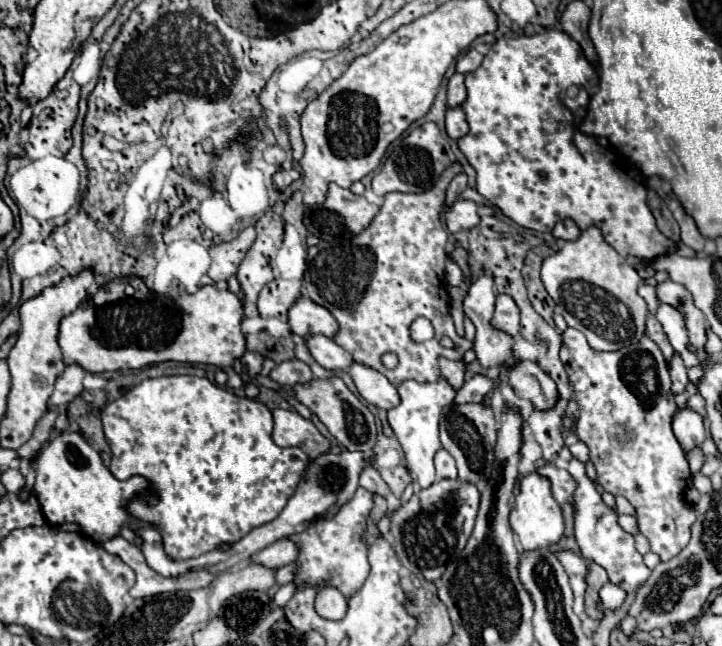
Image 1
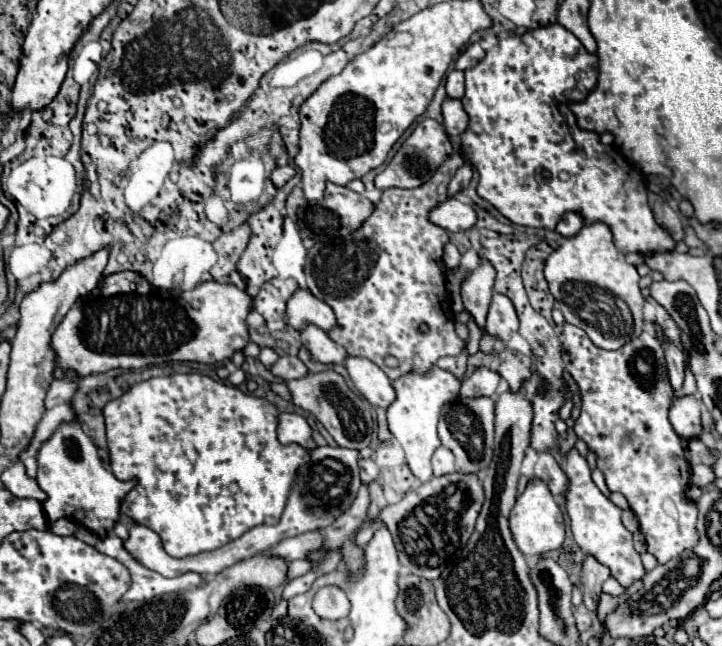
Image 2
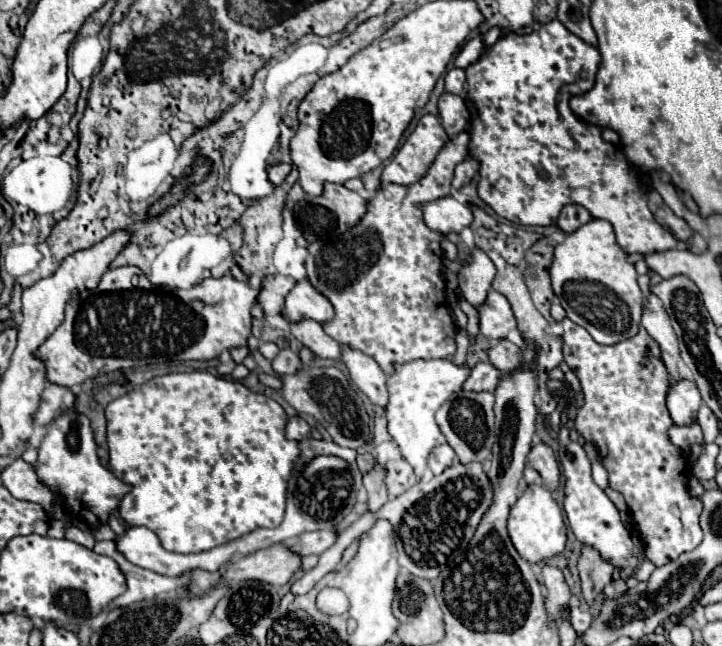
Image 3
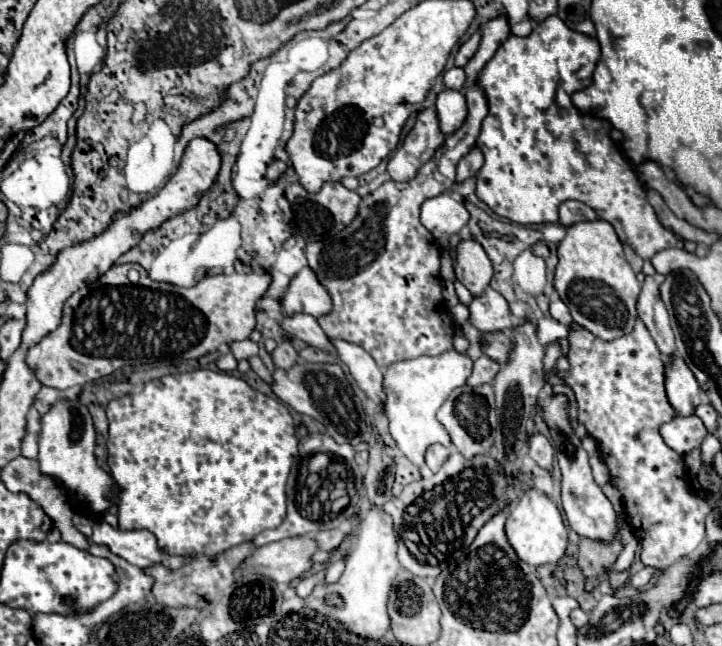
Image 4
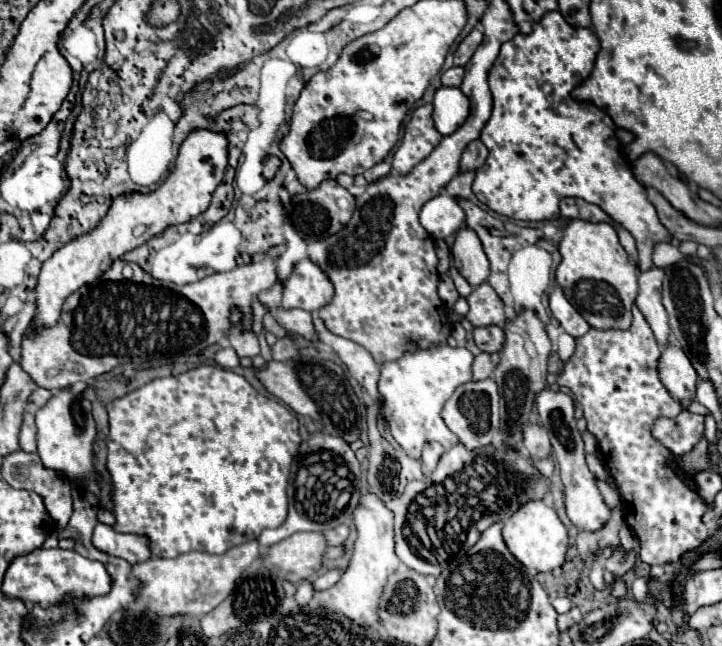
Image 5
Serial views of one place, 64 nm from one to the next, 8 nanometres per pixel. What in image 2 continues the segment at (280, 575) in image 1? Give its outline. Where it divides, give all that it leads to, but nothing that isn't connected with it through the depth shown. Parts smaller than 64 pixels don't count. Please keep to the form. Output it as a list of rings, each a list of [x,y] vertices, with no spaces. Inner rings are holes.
[[[302,558],[302,560],[294,560],[294,562],[288,562],[286,578],[288,578],[288,580],[294,580],[294,578],[306,574],[310,568],[312,568],[312,564],[310,564],[308,560],[304,560],[304,558]]]

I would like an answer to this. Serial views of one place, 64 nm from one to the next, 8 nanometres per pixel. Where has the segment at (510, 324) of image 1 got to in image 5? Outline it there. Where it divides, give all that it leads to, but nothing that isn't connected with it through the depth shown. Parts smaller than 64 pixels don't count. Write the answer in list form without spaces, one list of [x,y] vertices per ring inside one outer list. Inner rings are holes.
[[[482,284],[480,288],[476,288],[468,296],[468,304],[470,304],[470,312],[468,312],[466,318],[476,328],[482,328],[482,326],[504,326],[508,322],[508,318],[504,314],[504,302],[492,290],[490,284]]]

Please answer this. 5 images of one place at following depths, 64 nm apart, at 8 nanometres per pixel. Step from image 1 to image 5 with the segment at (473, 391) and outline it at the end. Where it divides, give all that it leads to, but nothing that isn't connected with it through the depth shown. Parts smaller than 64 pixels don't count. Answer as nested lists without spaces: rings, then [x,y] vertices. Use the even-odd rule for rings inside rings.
[[[480,354],[480,356],[476,356],[474,358],[474,364],[472,364],[472,372],[474,372],[474,382],[478,382],[478,380],[486,380],[486,378],[490,378],[492,376],[492,372],[494,372],[494,368],[498,366],[498,362],[500,362],[500,354],[496,354],[496,356],[492,356],[492,354]]]

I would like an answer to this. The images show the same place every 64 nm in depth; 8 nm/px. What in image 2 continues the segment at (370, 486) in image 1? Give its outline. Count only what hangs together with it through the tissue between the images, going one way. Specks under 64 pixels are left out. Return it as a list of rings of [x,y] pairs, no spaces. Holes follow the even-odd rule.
[[[362,458],[358,464],[360,464],[360,480],[362,480],[362,484],[370,484],[370,482],[376,482],[380,478],[380,470],[370,458]]]

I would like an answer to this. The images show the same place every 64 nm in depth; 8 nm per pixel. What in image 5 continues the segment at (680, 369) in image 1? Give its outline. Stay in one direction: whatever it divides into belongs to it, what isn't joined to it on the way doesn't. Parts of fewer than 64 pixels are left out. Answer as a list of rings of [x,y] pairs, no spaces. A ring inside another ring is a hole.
[[[652,268],[648,272],[640,272],[638,276],[638,298],[636,298],[636,306],[638,310],[644,314],[646,322],[650,324],[658,346],[668,346],[670,340],[670,326],[668,326],[668,316],[666,310],[662,306],[662,278],[664,272],[660,268]]]

